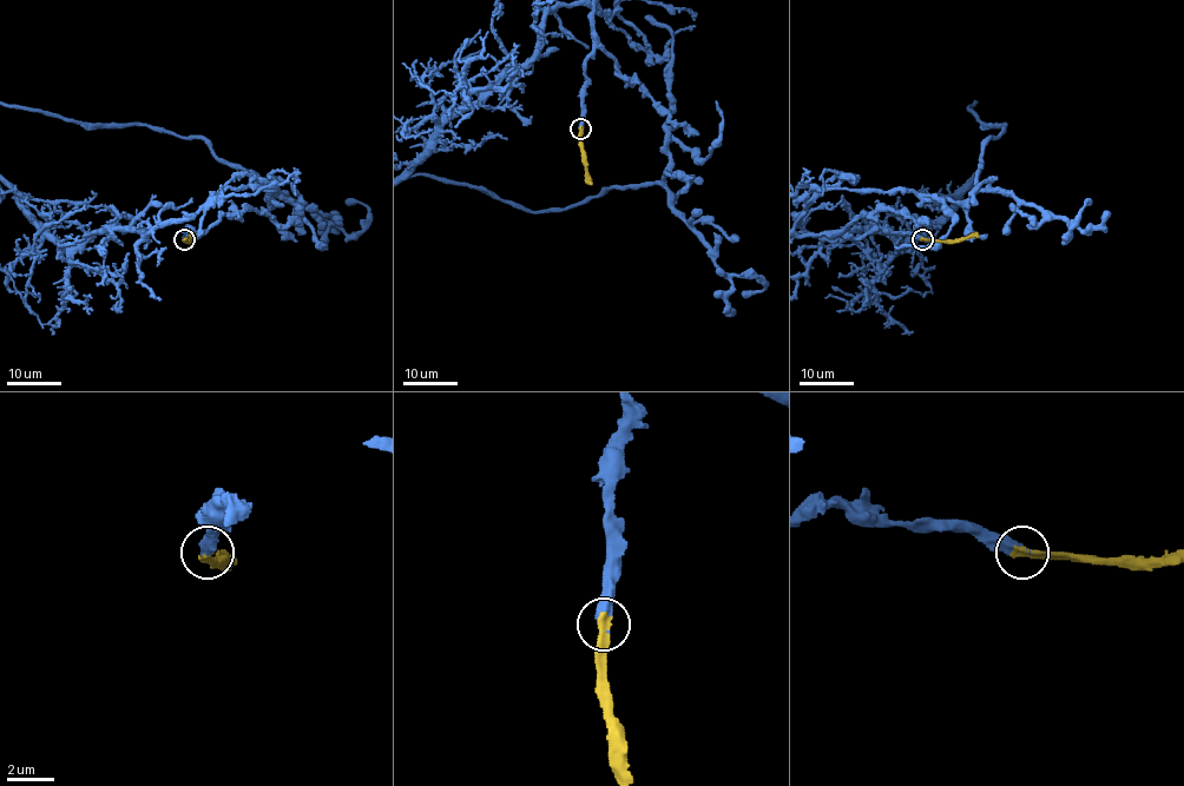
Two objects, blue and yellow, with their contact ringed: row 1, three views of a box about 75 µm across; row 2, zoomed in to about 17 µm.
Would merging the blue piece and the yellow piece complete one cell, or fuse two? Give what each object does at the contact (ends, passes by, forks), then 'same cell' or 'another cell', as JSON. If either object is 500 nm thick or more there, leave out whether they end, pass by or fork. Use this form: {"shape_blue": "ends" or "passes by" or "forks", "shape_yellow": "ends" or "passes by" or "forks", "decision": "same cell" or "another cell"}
{"decision": "same cell"}

